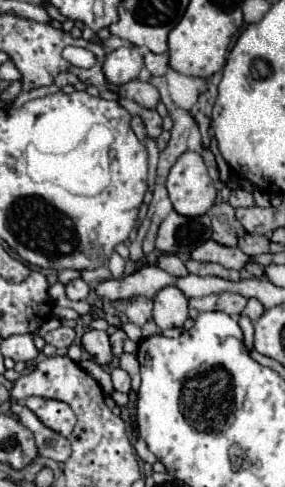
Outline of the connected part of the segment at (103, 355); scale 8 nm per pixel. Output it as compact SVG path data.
M89 330L83 334L81 338L83 348L89 352L89 356L101 364L107 366L113 360L113 352L111 352L111 344L109 344L109 336L103 330Z

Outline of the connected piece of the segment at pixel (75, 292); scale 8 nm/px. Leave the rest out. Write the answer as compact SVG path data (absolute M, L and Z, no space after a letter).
M81 278L65 284L65 288L67 288L67 296L69 296L71 300L83 300L83 298L87 298L87 294L89 294L89 286L87 286Z

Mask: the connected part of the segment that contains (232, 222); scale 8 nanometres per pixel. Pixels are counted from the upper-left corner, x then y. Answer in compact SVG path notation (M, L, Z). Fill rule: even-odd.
M221 202L215 204L207 214L213 224L213 240L223 246L237 246L237 240L245 234L245 230L235 218L235 208L227 202Z

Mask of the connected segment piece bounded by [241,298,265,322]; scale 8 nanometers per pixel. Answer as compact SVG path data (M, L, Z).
M251 298L251 300L249 300L249 304L247 304L247 308L245 308L241 314L243 314L243 316L247 316L251 322L255 322L255 320L263 314L263 310L265 310L265 308L261 306L261 302L259 302L259 300L255 300L255 298Z

